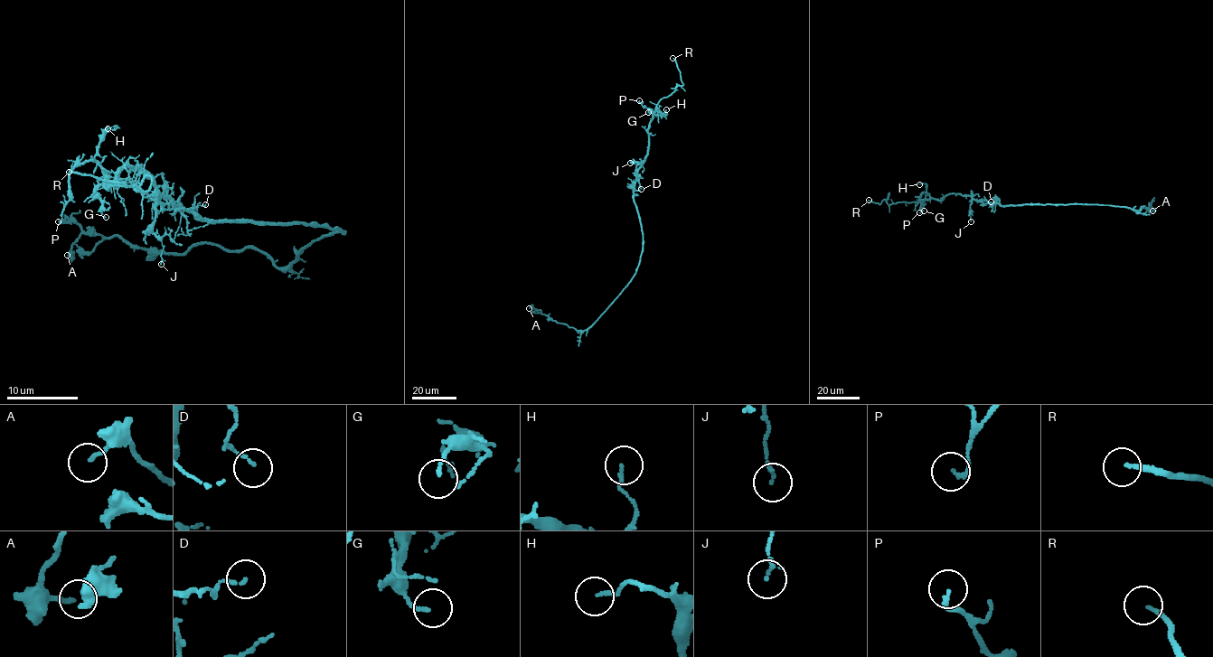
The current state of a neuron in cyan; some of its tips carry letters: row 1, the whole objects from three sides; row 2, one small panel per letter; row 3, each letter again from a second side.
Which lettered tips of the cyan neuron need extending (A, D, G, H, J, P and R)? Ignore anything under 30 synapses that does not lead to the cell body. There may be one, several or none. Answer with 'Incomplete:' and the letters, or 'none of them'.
Incomplete: R

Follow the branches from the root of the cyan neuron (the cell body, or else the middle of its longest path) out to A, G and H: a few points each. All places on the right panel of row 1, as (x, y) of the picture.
A: (1019, 205), (1096, 204), (1128, 207), (1139, 212), (1143, 205), (1149, 209), (1150, 204), (1150, 210), (1152, 211)
G: (1019, 205), (1001, 206), (969, 195), (947, 194), (940, 200), (924, 200), (921, 205), (924, 211)
H: (1019, 205), (1001, 206), (959, 193), (947, 194), (940, 200), (934, 199), (926, 192), (926, 184), (919, 184)

